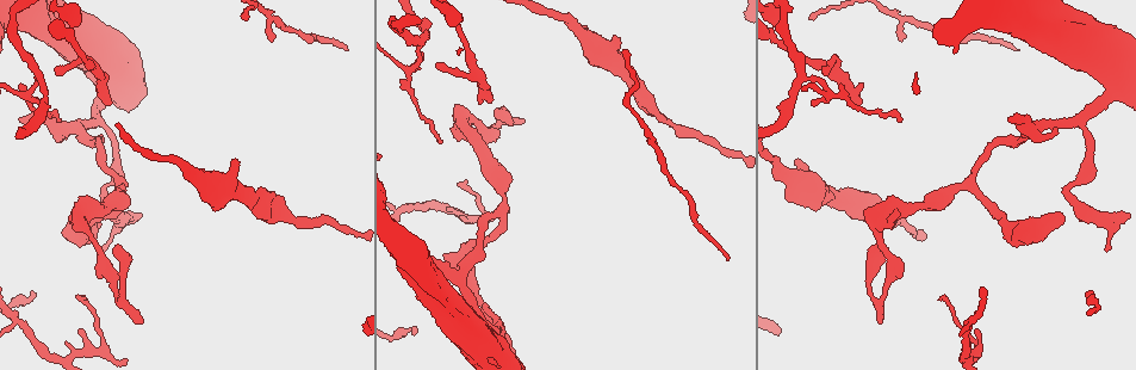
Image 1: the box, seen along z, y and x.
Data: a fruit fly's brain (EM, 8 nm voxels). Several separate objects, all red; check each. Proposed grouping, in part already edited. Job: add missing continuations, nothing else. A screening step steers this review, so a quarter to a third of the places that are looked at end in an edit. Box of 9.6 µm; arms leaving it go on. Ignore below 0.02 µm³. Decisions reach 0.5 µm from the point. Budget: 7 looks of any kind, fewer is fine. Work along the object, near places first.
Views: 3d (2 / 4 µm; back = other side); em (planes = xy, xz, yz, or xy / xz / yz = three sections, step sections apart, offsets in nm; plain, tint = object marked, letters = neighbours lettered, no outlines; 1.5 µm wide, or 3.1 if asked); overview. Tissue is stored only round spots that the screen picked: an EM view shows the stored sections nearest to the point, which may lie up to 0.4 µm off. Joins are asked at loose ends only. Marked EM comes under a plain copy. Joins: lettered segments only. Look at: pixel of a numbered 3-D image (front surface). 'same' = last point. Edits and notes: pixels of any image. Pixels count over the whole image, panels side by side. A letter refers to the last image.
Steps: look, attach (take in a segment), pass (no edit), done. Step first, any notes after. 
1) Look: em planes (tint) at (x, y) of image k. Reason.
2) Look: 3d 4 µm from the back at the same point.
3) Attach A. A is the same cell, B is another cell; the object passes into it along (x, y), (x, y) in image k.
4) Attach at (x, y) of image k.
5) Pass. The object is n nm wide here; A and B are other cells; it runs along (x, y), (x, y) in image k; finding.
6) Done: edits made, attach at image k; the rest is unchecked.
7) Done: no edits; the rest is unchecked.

Look: em planes (letters) at (441, 142) of image 1. Tapers out.

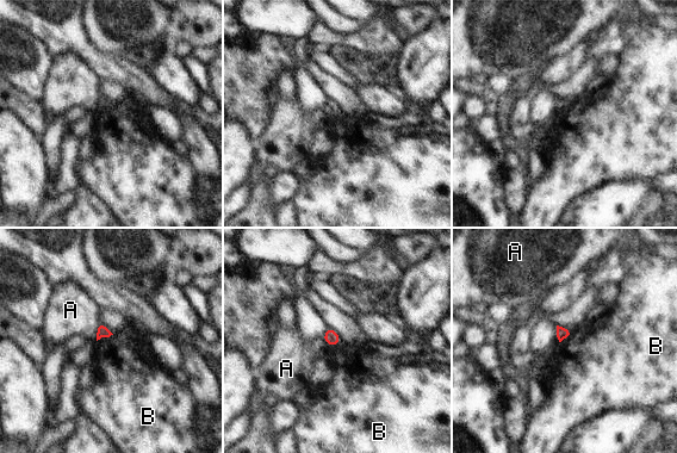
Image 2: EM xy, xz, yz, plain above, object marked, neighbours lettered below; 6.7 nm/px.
Pass. The longest contact is with B, 120 nm; A and B are other cells; none of them fits.

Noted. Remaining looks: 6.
Look: em yz step 8 (tint) at (975, 330) of image 1. Branch stops here.

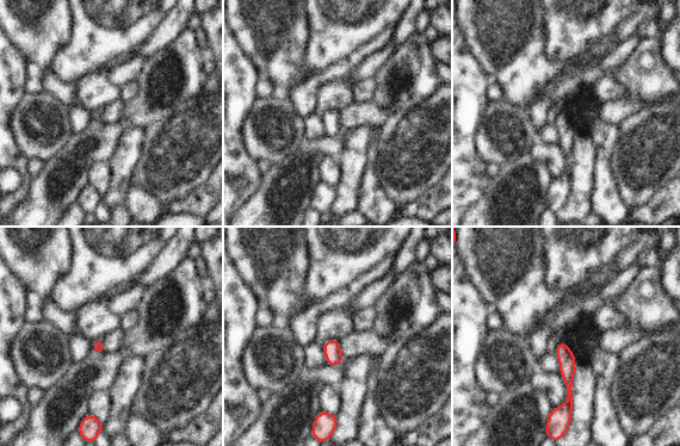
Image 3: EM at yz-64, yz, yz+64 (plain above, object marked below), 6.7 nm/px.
Look: em planes (letters) at the same point.

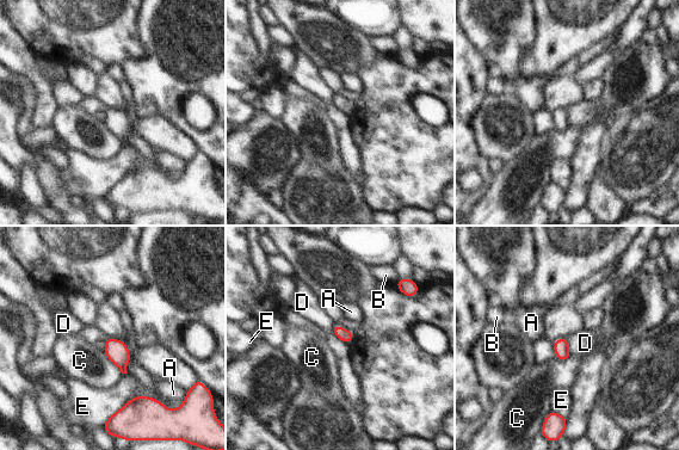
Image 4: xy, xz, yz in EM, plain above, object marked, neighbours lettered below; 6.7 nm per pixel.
Pass. A, B, C, D and E are other cells; a border runs along (333, 324), (333, 333), (346, 344) in image 4; no lettered segment goes on from it.

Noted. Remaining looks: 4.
Done: no edits; the rest is unchecked.

